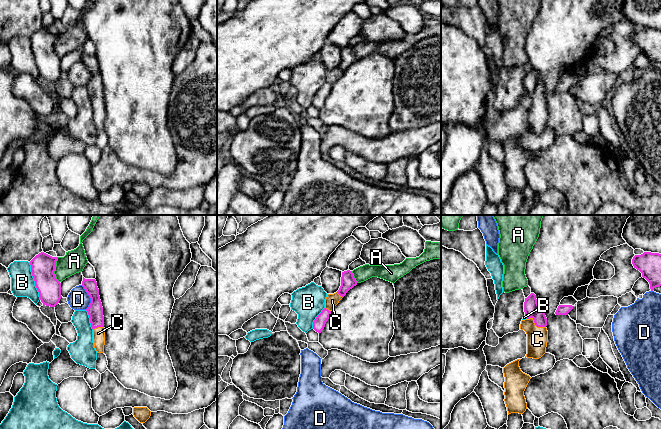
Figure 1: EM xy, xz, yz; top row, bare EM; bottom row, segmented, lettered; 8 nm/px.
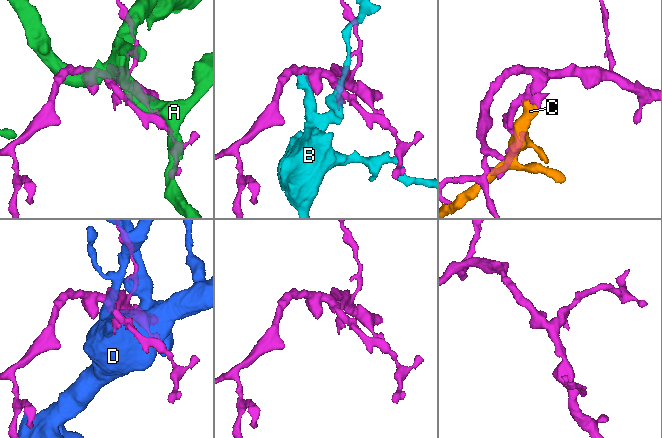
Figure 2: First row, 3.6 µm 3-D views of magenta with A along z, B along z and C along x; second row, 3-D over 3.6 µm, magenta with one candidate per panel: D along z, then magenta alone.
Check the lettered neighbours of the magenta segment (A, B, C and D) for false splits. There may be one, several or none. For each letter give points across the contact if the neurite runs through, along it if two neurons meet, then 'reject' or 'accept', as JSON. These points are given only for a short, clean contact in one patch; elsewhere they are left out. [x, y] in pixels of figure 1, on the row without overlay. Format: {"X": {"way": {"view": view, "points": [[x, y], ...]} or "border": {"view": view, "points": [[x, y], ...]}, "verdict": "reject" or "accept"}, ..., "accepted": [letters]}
{"A": {"verdict": "reject"}, "B": {"verdict": "reject"}, "C": {"way": {"view": "yz", "points": [[531, 84], [535, 90], [535, 100], [537, 113]]}, "verdict": "accept"}, "D": {"verdict": "reject"}, "accepted": ["C"]}

